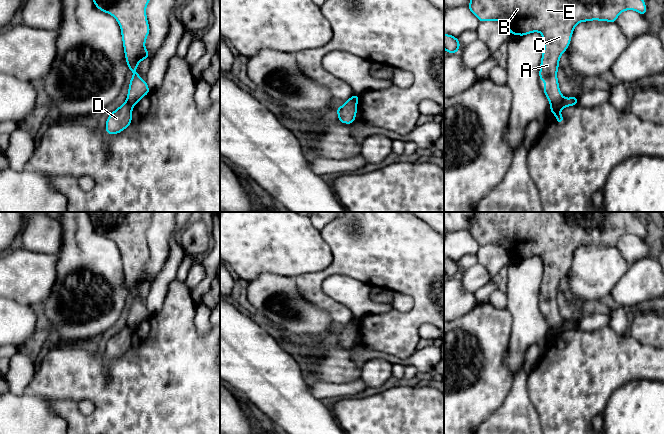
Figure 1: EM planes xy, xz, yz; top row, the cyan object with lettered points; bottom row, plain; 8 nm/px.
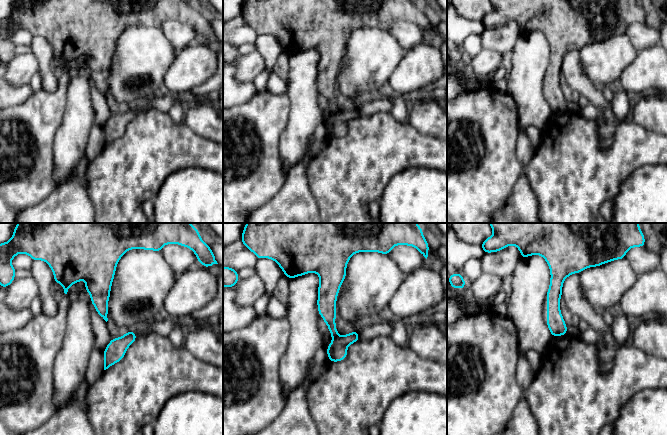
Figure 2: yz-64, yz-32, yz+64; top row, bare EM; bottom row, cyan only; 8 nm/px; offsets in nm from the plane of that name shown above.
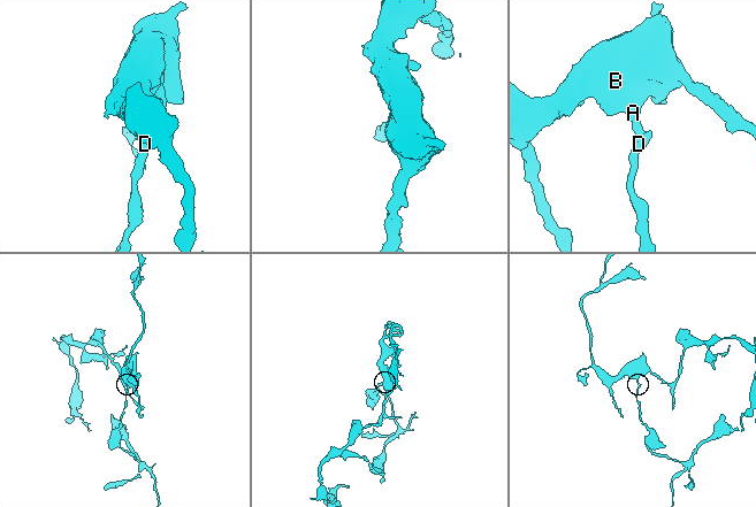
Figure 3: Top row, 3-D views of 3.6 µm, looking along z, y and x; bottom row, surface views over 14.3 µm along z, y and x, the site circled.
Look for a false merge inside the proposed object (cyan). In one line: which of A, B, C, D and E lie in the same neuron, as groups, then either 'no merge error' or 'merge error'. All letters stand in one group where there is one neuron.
groups A B C E / D; merge error

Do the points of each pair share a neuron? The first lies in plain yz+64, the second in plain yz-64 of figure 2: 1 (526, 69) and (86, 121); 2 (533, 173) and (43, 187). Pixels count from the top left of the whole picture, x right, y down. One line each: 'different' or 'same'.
1: same
2: same

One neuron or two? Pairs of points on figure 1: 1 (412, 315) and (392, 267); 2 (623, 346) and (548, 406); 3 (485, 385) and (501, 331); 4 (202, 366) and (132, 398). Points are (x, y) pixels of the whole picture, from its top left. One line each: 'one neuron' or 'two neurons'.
1: one neuron
2: one neuron
3: one neuron
4: one neuron

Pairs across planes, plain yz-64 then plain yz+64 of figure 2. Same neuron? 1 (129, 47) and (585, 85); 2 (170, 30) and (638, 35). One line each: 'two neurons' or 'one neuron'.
1: two neurons
2: one neuron

